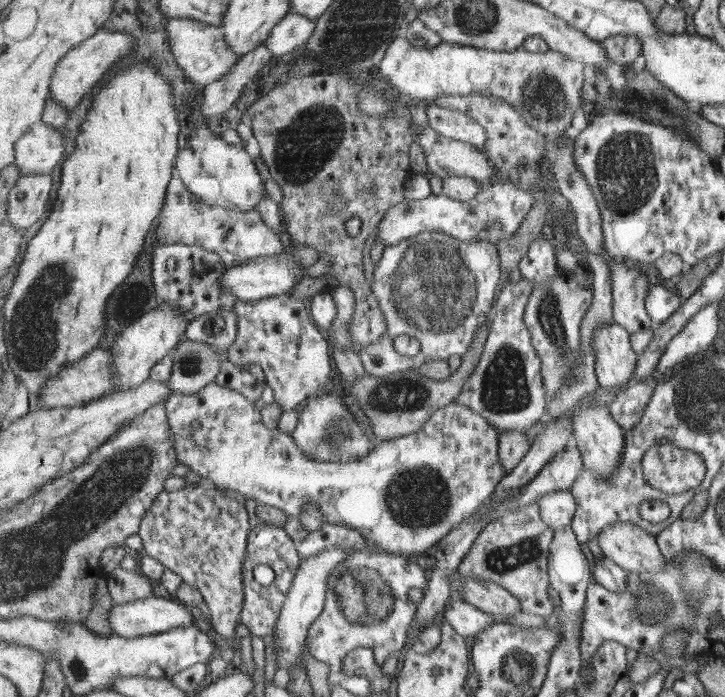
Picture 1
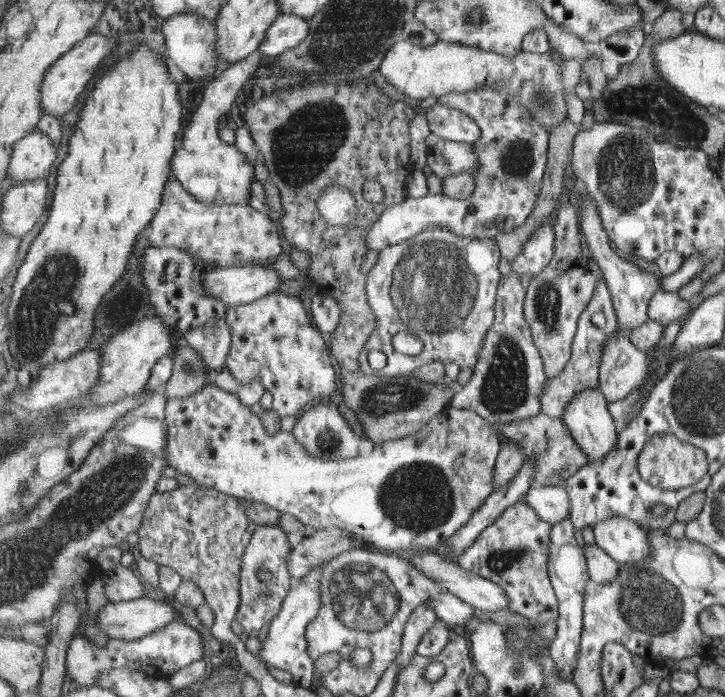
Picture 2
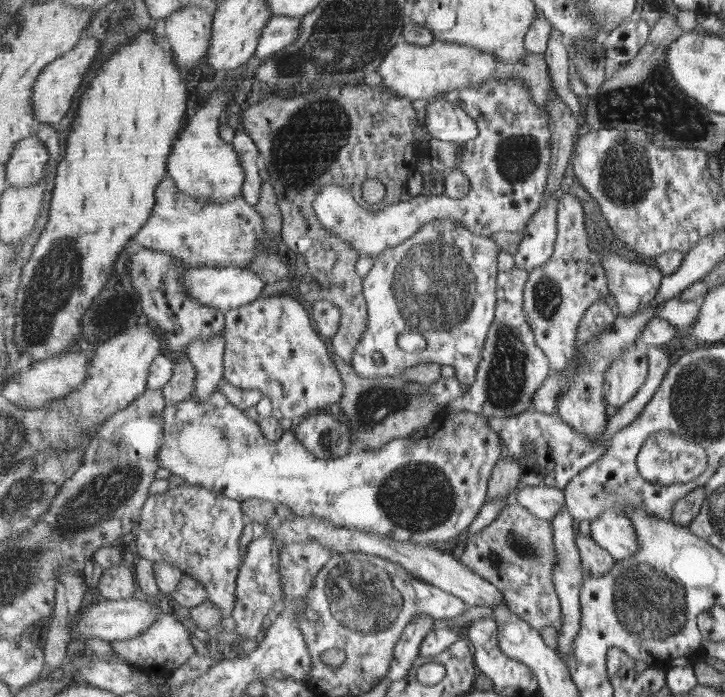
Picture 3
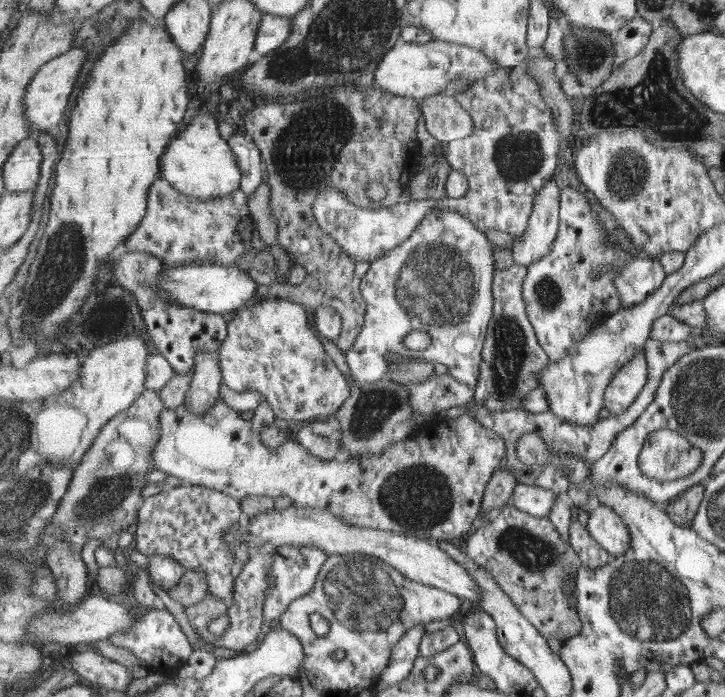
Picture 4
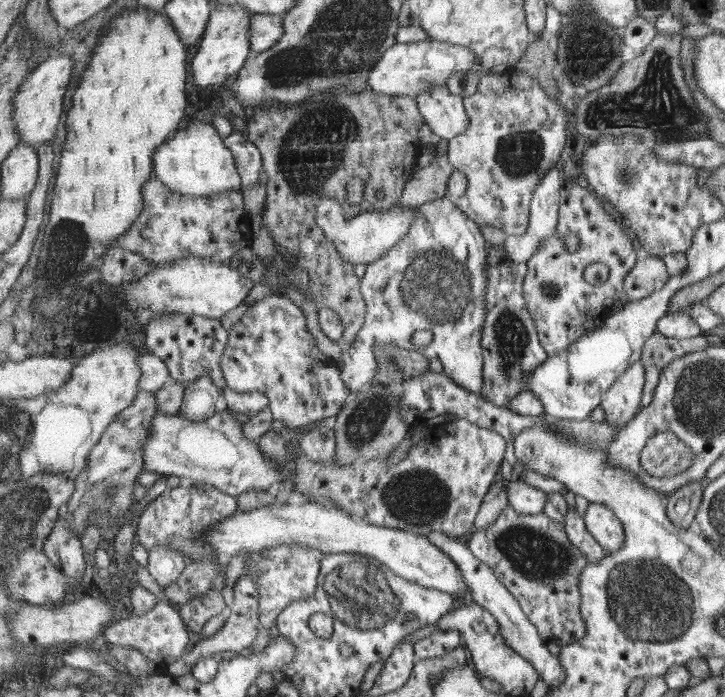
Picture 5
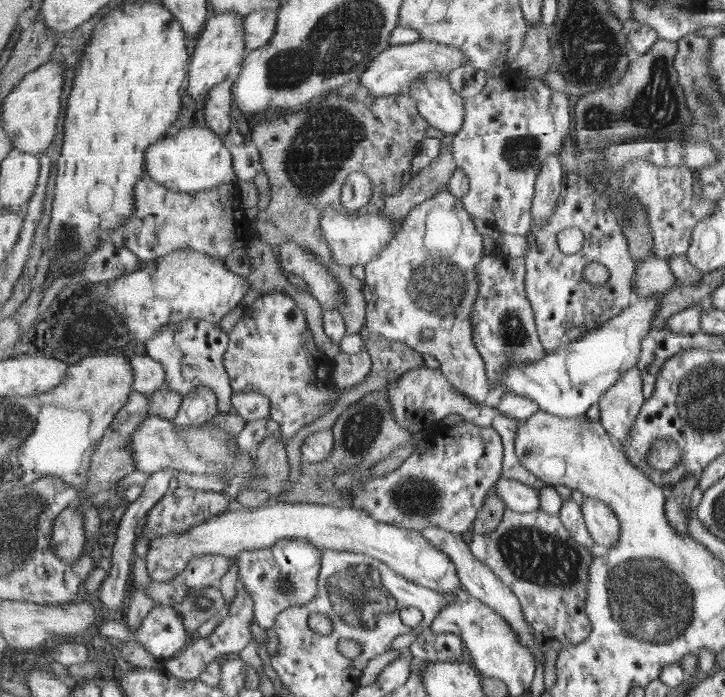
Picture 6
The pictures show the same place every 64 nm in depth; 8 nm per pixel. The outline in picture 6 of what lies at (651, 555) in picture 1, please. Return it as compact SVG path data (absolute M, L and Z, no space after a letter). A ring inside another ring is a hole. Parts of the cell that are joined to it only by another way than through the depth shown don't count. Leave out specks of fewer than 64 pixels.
M595 497L583 498L582 512L593 540L610 549L621 537L621 524L614 508Z

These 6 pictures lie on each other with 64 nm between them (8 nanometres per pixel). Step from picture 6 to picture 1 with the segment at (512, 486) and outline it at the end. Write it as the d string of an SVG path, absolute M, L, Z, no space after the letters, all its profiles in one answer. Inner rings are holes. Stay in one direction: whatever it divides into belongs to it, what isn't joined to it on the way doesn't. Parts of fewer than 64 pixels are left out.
M571 490L545 493L537 499L537 504L541 508L542 518L554 530L572 525L575 513L579 510L577 498Z

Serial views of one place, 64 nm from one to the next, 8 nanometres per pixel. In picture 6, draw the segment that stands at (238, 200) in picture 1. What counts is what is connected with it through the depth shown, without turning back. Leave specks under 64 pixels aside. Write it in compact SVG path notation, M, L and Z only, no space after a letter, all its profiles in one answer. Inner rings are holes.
M198 126L179 129L175 136L161 139L147 149L146 176L181 193L198 193L225 183L240 182L238 174L234 172L230 149L224 144L224 137L208 127Z

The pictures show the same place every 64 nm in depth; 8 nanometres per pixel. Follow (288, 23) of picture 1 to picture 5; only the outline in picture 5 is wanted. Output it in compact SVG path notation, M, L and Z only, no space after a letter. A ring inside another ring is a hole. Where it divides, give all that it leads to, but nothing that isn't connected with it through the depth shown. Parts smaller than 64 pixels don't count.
M277 13L253 15L251 19L251 50L253 52L265 52L271 49L285 33L283 30L284 15Z

